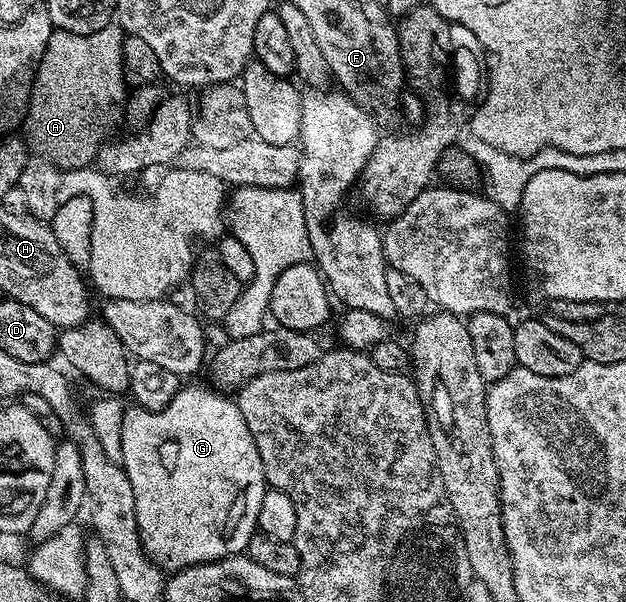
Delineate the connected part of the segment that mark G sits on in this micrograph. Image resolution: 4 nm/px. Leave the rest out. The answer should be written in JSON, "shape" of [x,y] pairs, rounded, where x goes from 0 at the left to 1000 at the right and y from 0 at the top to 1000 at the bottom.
{"shape":[[[288,641],[276,666],[256,683],[233,683],[230,676],[204,674],[196,686],[193,709],[193,774],[206,792],[206,806],[212,806],[212,832],[219,839],[219,879],[228,900],[235,927],[248,934],[262,950],[278,952],[310,935],[339,935],[367,922],[385,922],[393,917],[398,899],[411,885],[411,850],[417,847],[417,826],[428,816],[427,794],[420,791],[417,759],[411,752],[411,739],[398,719],[398,706],[382,684],[382,671],[374,661],[331,643]]]}

